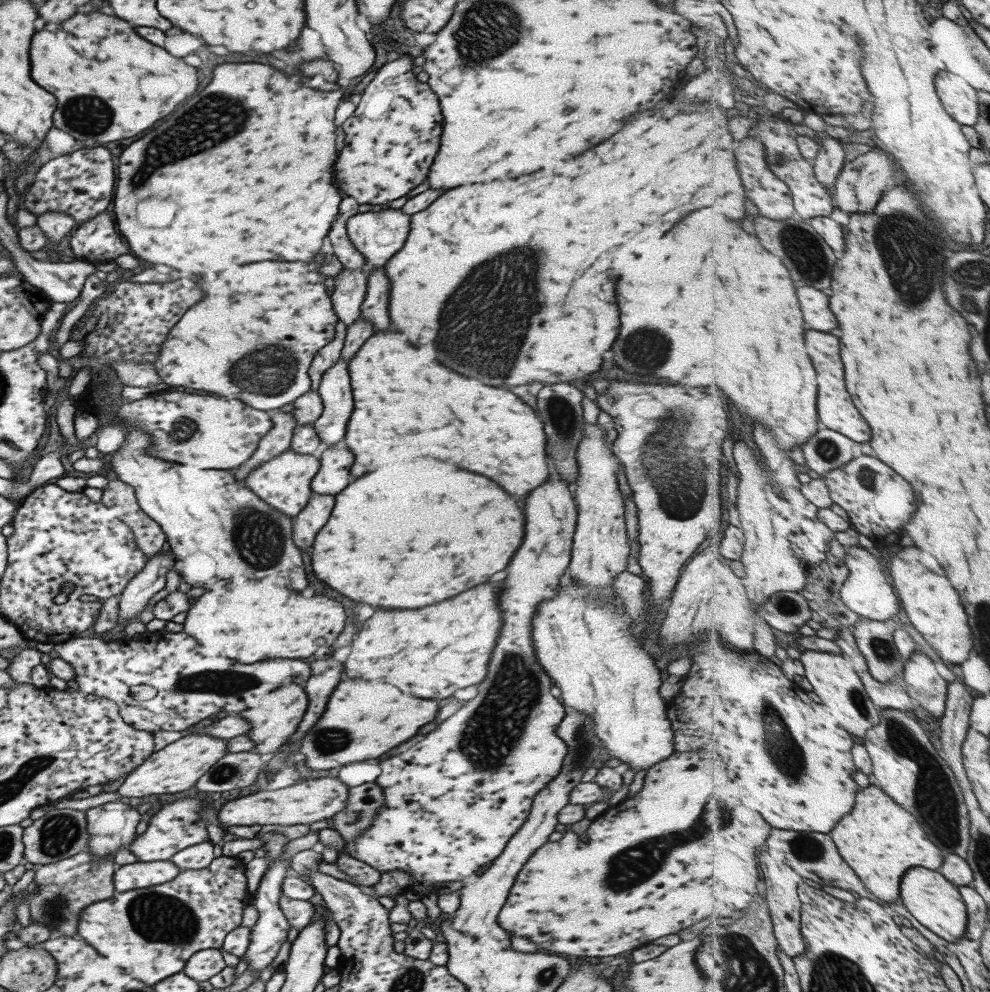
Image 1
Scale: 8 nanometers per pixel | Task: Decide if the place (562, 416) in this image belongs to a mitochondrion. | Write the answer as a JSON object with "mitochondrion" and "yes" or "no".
{"mitochondrion":"yes"}

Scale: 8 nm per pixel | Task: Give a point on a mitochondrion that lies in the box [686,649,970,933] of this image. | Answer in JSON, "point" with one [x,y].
{"point":[934,794]}

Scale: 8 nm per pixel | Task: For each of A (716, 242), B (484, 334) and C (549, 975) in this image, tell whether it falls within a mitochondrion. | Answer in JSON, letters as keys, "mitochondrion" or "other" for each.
{"A":"other","B":"mitochondrion","C":"mitochondrion"}

